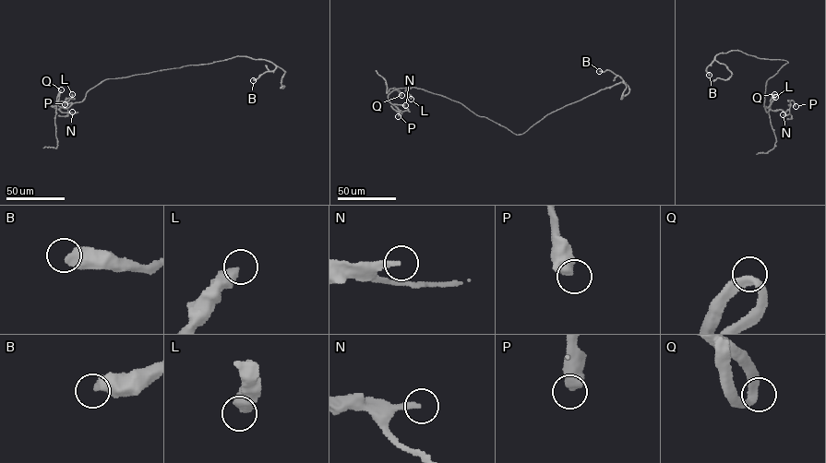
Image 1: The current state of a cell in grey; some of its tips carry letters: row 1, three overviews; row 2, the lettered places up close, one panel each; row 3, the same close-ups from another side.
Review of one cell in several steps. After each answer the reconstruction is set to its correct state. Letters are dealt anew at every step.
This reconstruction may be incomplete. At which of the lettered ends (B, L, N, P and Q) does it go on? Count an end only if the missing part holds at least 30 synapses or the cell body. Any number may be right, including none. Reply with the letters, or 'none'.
L, N

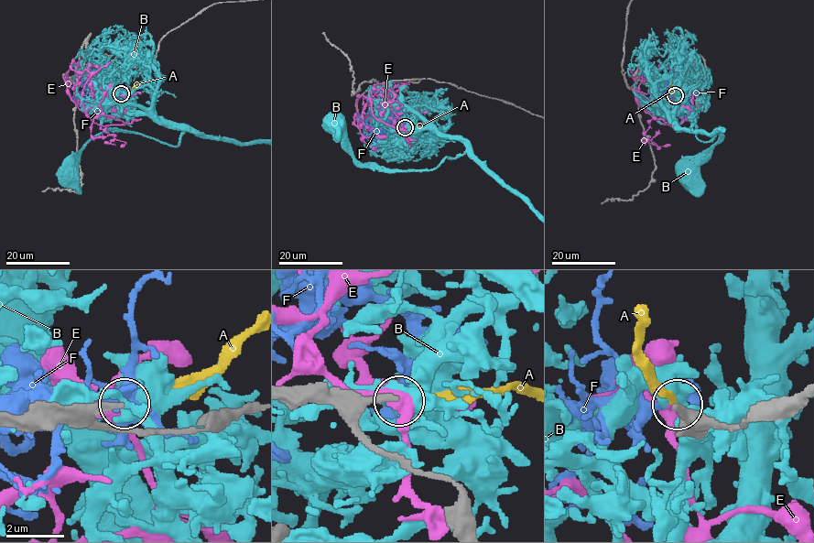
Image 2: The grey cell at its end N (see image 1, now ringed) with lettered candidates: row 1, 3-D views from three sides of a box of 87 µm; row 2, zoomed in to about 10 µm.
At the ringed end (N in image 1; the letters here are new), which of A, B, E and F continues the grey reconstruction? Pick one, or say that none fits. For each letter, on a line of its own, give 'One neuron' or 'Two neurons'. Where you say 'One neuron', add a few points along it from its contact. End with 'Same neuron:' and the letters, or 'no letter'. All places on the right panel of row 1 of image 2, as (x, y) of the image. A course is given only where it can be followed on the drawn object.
A: One neuron. Its course: (675, 95), (671, 83)
B: Two neurons
E: Two neurons
F: Two neurons
Same neuron: A

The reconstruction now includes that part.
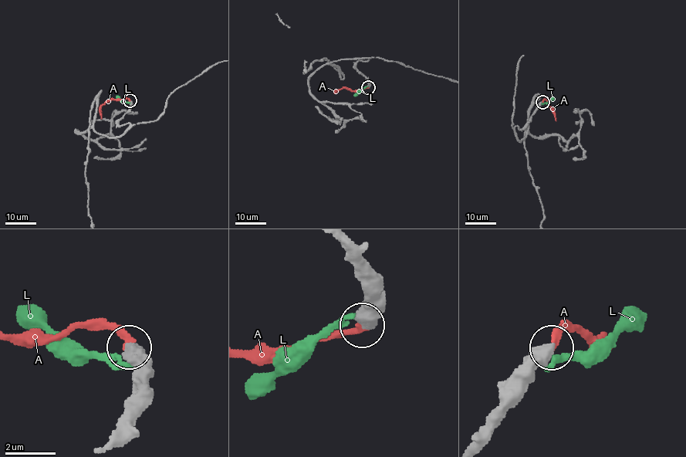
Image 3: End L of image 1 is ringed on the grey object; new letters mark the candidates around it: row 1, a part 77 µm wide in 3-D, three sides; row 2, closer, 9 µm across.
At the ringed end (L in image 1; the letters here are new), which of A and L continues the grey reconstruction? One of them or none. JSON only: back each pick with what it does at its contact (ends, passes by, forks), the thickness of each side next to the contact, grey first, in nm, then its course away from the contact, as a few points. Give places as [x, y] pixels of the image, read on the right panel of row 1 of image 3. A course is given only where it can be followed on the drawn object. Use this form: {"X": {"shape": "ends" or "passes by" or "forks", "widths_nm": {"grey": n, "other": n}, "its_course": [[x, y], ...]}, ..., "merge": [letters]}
{"A": {"shape": "ends", "widths_nm": {"grey": 600, "other": 240}, "its_course": [[542, 101], [545, 99], [549, 101], [555, 120]]}, "merge": ["A"]}

